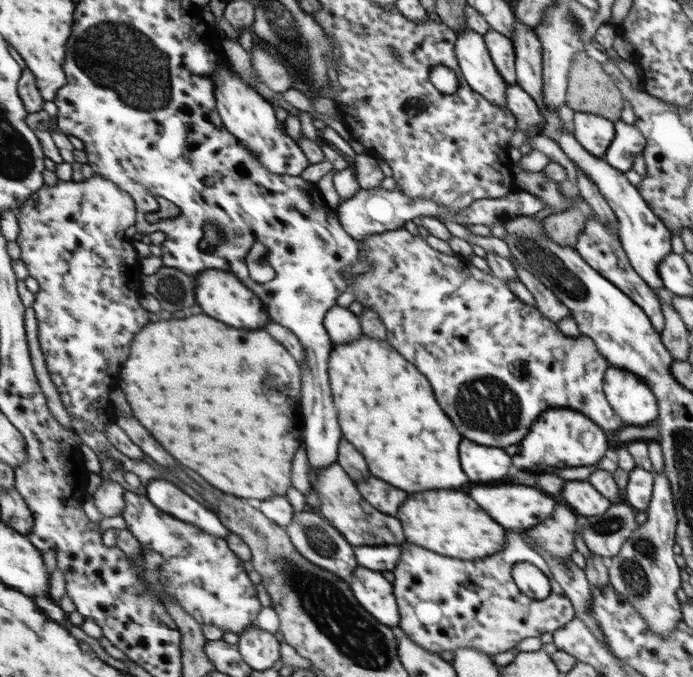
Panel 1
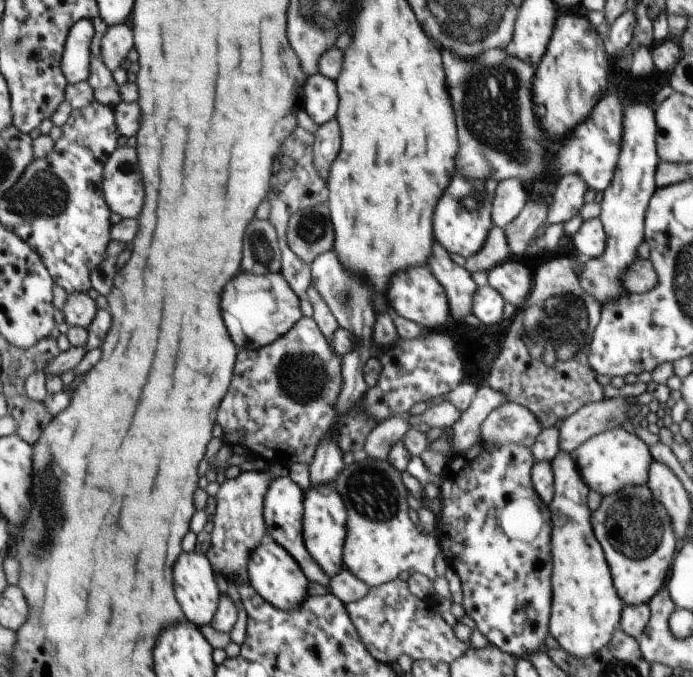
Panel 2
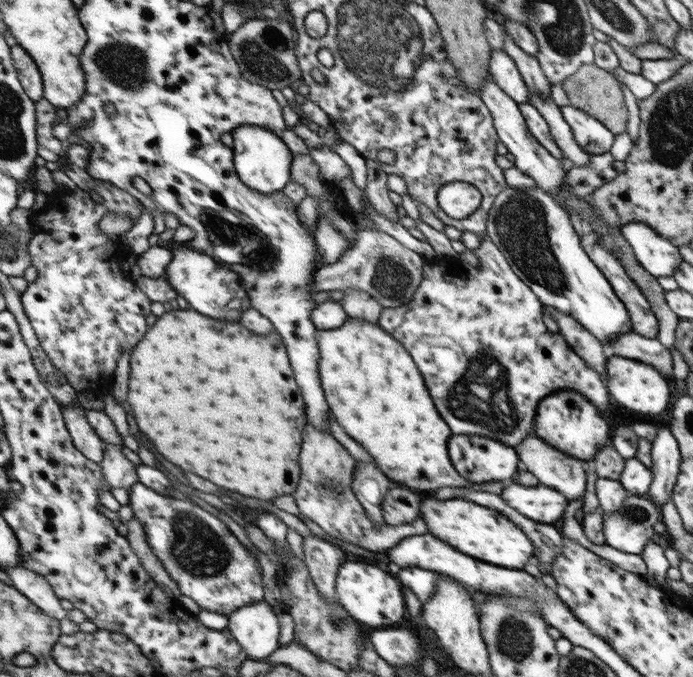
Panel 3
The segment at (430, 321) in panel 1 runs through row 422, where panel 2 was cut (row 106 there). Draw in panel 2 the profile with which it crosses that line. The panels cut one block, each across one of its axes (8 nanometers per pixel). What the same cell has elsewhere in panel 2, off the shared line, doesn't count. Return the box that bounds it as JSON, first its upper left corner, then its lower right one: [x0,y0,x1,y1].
[442,49,624,191]

